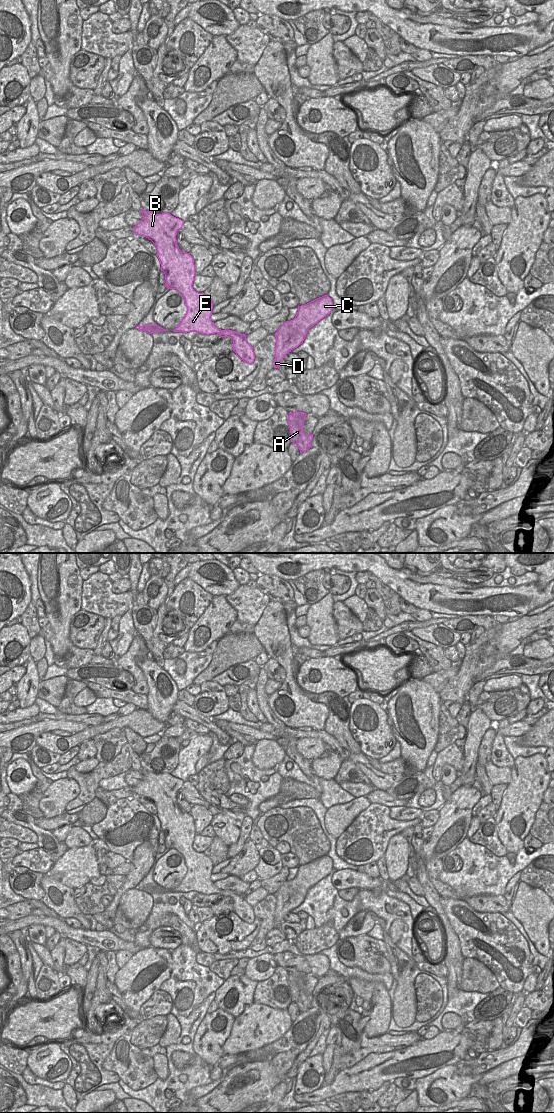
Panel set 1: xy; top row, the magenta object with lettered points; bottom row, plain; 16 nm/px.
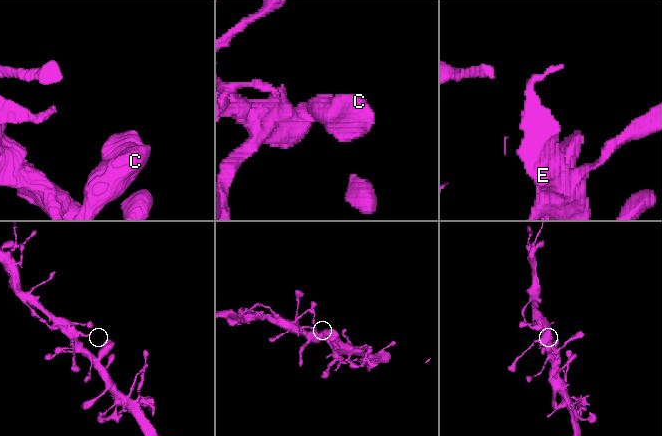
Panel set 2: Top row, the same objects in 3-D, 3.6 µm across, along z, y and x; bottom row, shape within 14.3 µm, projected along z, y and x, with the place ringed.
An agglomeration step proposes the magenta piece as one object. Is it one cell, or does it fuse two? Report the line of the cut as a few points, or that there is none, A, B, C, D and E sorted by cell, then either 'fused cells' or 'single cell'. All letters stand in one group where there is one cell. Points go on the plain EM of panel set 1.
no cut | A B C D E | single cell

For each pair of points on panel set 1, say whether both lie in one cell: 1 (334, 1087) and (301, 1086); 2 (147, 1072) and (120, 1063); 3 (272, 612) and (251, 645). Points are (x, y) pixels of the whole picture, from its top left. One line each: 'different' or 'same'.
1: different
2: same
3: different

